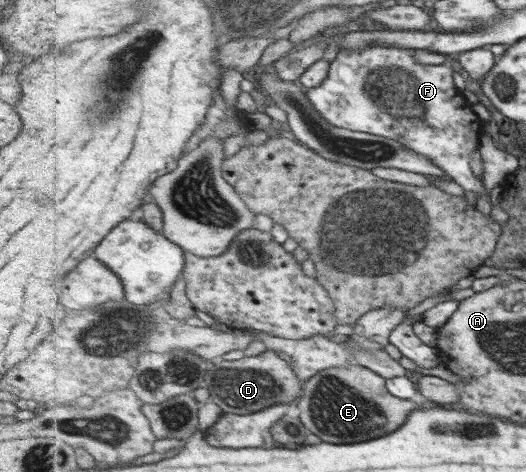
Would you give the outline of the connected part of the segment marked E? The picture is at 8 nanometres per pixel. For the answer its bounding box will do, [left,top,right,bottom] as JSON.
[298,364,426,444]

